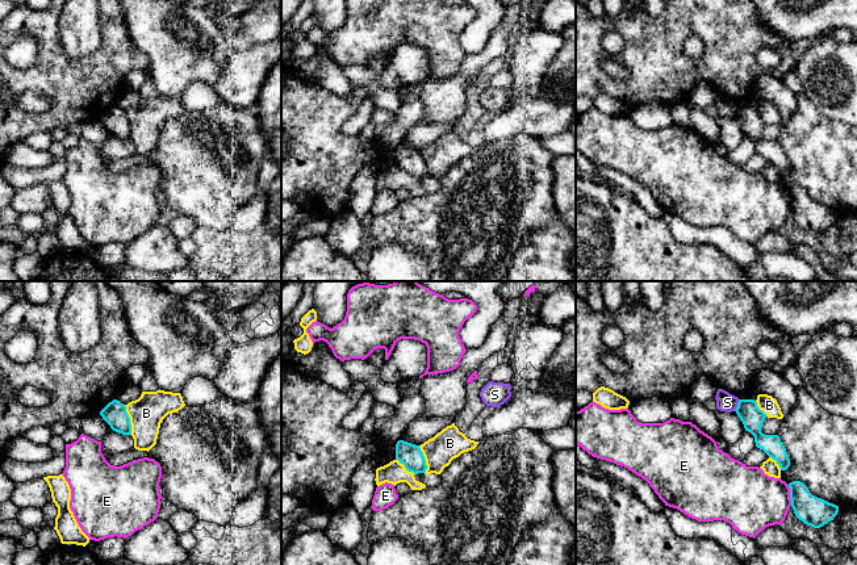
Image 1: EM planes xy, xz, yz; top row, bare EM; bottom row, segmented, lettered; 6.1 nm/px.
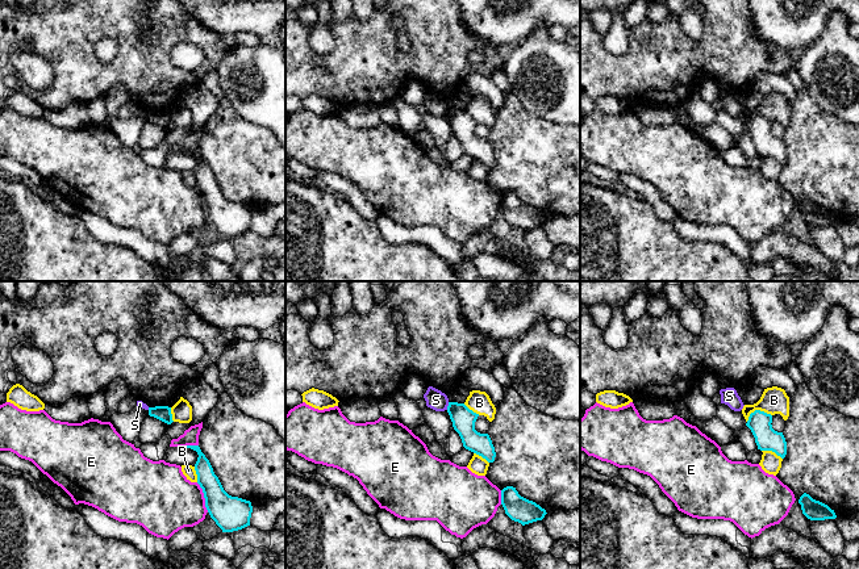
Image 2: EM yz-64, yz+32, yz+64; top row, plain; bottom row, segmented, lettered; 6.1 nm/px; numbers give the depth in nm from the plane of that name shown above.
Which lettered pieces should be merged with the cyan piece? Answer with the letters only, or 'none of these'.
none of these

